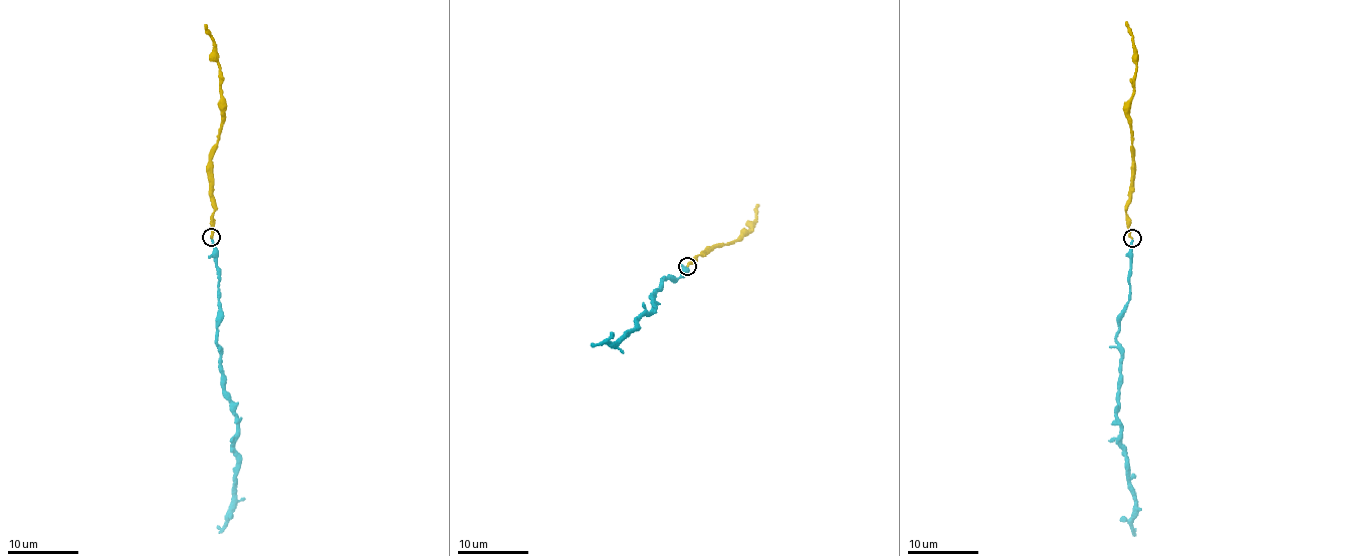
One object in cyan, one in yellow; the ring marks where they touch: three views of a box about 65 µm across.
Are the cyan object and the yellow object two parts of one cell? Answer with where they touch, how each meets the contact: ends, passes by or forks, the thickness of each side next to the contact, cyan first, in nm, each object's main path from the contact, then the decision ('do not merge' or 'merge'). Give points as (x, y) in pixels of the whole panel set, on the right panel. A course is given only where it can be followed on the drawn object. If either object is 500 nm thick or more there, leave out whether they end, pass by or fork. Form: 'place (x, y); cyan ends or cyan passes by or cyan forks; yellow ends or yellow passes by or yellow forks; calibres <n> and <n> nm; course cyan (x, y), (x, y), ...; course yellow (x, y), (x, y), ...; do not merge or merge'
place (1132, 238); cyan ends; yellow ends; calibres 140 and 180 nm; course cyan (1132, 239), (1130, 300), (1116, 342), (1121, 355), (1119, 440), (1134, 497), (1134, 536); course yellow (1132, 237), (1126, 202), (1130, 196), (1133, 150), (1129, 99), (1133, 94), (1135, 65), (1133, 40), (1126, 22); merge

